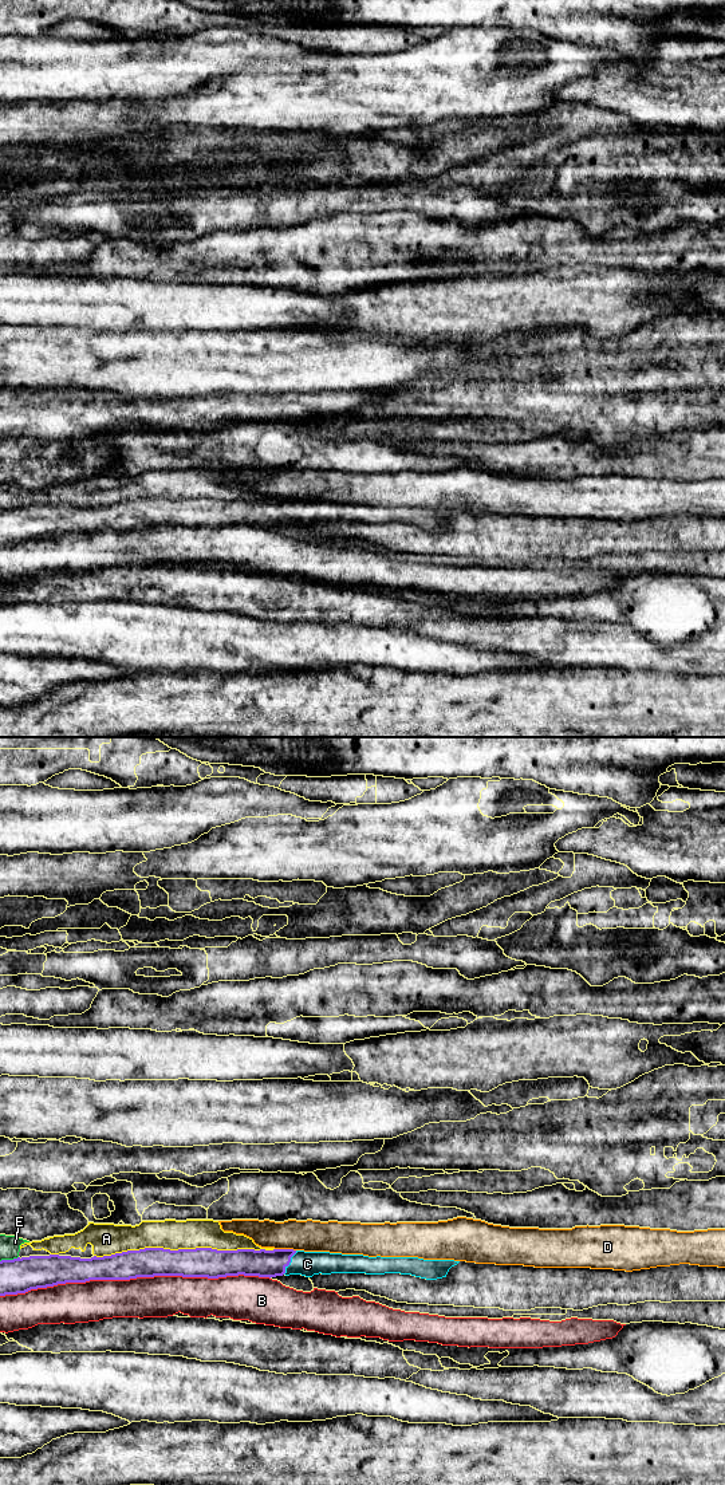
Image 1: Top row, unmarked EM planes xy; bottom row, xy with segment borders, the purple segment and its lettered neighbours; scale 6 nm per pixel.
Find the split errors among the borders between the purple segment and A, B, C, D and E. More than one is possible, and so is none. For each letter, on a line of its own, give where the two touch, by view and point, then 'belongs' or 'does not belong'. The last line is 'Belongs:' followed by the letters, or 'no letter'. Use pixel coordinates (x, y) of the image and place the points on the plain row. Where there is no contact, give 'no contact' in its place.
A: contact xy (184, 499); does not belong
B: contact xy (134, 527); does not belong
C: contact xy (290, 511); belongs
D: contact xy (286, 499); does not belong
E: contact xy (8, 509); does not belong
Belongs: C

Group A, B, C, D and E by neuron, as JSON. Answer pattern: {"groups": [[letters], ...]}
{"groups": [["A", "E"], ["B"], ["C"], ["D"]]}

